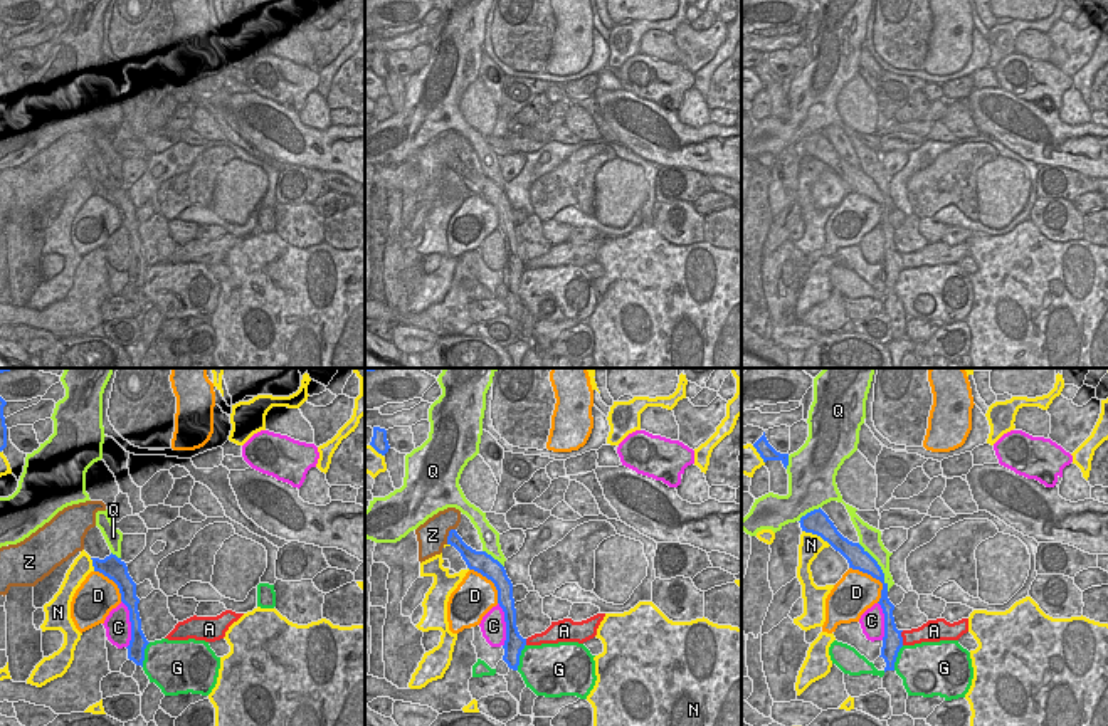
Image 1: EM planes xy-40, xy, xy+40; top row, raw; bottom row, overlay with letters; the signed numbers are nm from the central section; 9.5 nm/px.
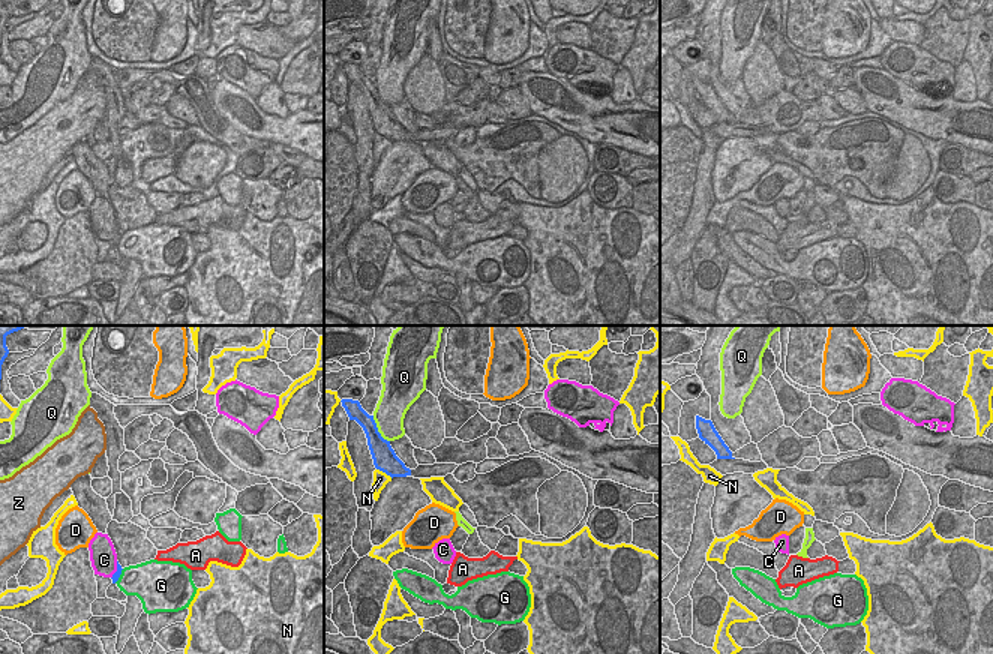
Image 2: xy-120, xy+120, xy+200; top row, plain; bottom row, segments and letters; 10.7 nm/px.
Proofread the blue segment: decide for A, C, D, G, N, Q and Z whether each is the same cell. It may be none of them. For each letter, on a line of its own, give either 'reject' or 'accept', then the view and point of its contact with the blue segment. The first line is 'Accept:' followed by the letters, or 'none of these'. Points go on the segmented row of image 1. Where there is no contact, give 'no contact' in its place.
Accept: none of these
A: reject; contact xy+40 (902, 637)
C: reject; contact xy-40 (131, 624)
D: reject; contact xy+40 (875, 577)
G: reject; contact xy (518, 657)
N: reject; contact xy+40 (817, 535)
Q: reject; contact xy+40 (880, 567)
Z: reject; contact xy (449, 535)

